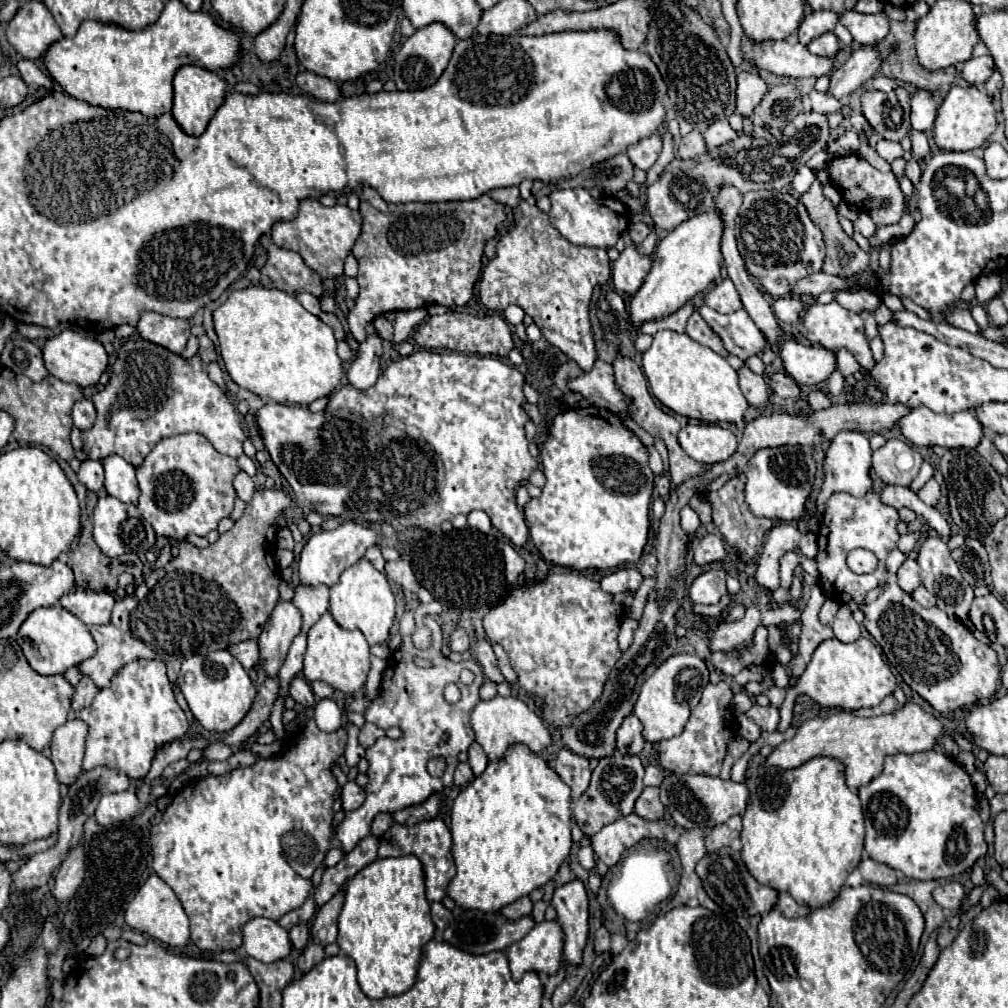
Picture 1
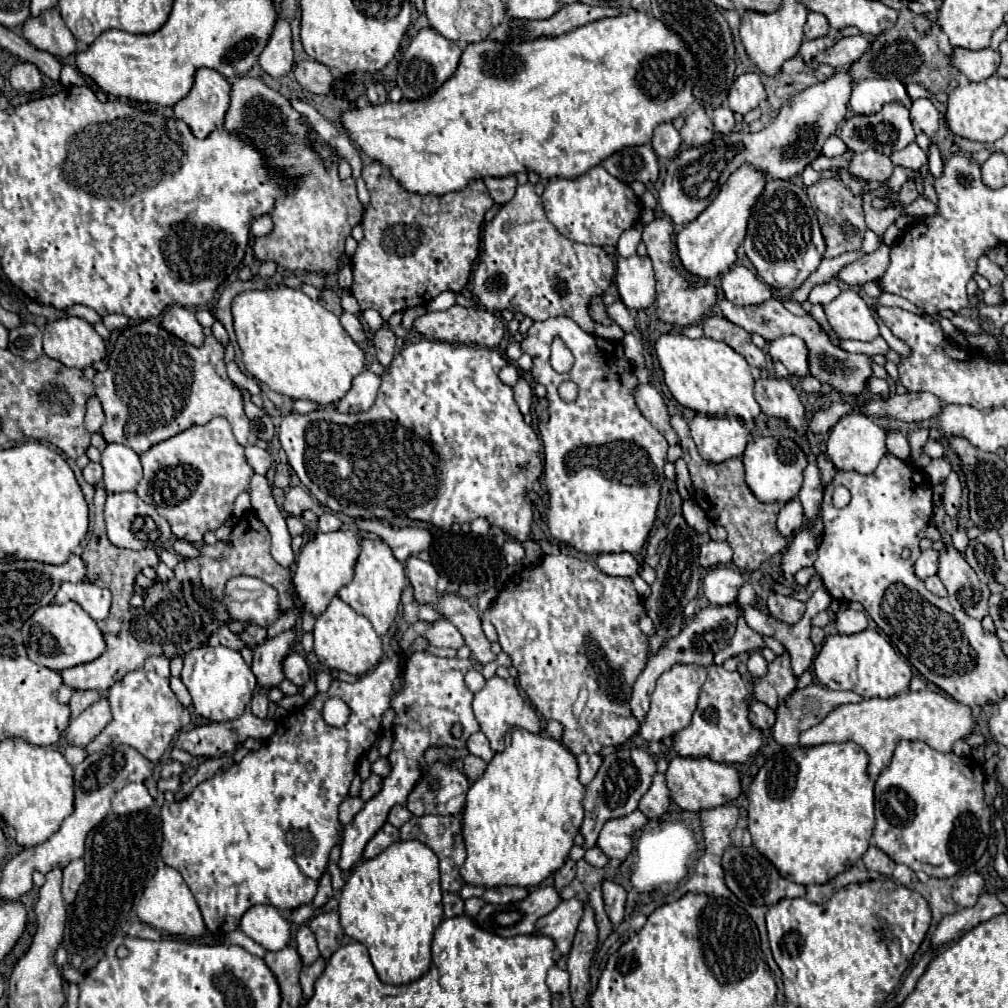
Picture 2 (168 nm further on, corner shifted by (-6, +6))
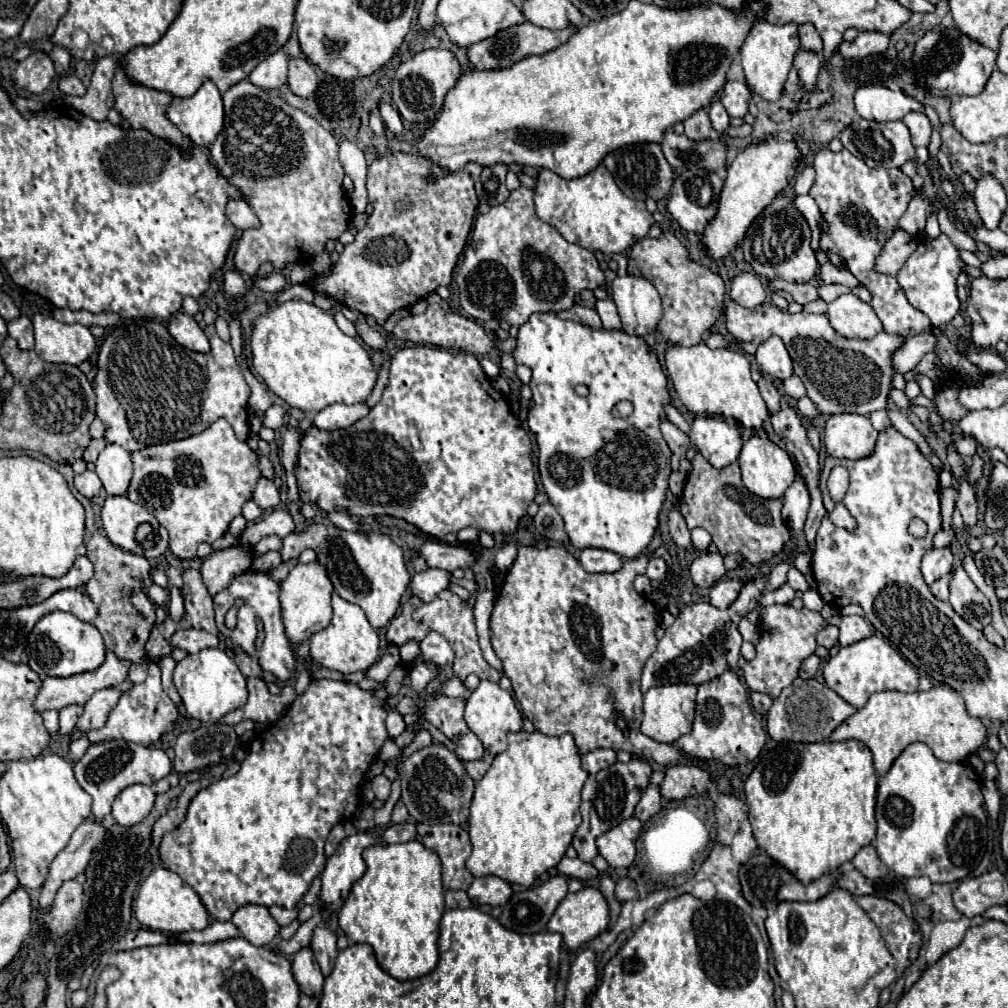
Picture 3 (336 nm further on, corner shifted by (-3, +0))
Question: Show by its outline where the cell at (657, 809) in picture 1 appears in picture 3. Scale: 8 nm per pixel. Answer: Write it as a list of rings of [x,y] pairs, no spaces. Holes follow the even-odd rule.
[[[649,786],[645,790],[645,794],[641,796],[637,808],[635,808],[635,816],[641,820],[641,822],[647,822],[653,814],[657,814],[661,810],[661,794],[659,794],[659,788],[657,786]]]

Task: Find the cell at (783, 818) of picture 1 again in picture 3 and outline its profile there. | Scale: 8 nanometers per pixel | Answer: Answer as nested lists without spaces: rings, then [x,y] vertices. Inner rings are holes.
[[[859,740],[843,742],[787,742],[765,752],[745,782],[749,822],[755,840],[773,860],[783,864],[797,880],[809,884],[825,872],[835,872],[865,844],[875,840],[877,772],[871,750]]]

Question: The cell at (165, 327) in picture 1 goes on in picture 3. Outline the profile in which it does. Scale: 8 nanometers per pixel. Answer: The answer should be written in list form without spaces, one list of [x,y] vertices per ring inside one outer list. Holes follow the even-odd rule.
[[[179,312],[169,320],[167,328],[181,346],[195,350],[195,352],[209,352],[209,340],[193,316]]]

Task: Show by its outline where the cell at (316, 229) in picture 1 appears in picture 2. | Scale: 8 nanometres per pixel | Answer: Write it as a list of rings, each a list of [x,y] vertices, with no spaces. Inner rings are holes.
[[[240,76],[232,82],[230,108],[226,112],[224,128],[232,132],[246,132],[254,146],[266,156],[266,164],[274,164],[286,172],[302,172],[298,188],[292,196],[276,200],[272,220],[274,230],[266,238],[256,238],[254,254],[258,260],[274,260],[286,270],[324,272],[334,274],[340,268],[344,242],[352,228],[360,224],[364,206],[358,200],[354,180],[342,182],[336,164],[326,170],[318,154],[310,148],[316,132],[308,132],[310,124],[288,104],[288,98],[268,88],[256,78]]]

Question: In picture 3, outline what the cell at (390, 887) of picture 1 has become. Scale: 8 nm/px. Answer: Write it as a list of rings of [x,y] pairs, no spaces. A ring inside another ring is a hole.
[[[377,840],[363,852],[367,872],[353,884],[351,894],[339,910],[339,926],[353,942],[371,944],[379,966],[397,980],[413,980],[433,972],[439,962],[439,922],[445,912],[443,886],[441,886],[441,860],[435,850],[425,848],[417,840],[403,844],[381,844]]]

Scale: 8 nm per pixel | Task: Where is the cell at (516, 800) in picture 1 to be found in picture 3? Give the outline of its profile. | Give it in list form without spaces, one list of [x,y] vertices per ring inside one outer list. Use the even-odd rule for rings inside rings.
[[[511,732],[509,748],[495,756],[487,774],[477,782],[469,816],[469,836],[473,852],[467,860],[467,868],[473,876],[499,876],[505,882],[521,886],[533,886],[545,872],[555,868],[565,856],[567,846],[573,840],[575,830],[581,824],[581,788],[587,780],[587,772],[581,768],[581,754],[571,734],[545,736],[535,732]]]

